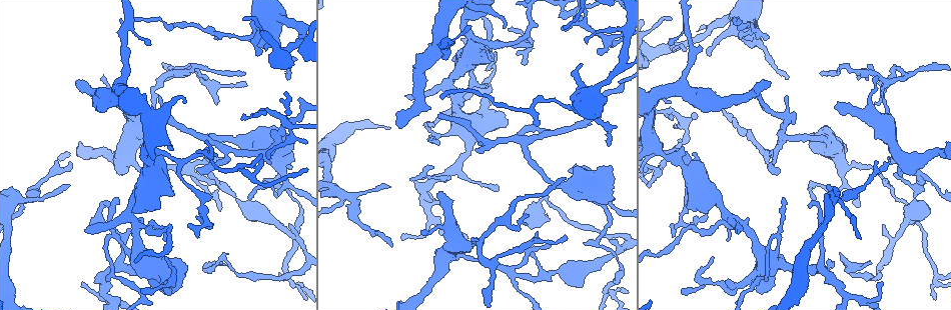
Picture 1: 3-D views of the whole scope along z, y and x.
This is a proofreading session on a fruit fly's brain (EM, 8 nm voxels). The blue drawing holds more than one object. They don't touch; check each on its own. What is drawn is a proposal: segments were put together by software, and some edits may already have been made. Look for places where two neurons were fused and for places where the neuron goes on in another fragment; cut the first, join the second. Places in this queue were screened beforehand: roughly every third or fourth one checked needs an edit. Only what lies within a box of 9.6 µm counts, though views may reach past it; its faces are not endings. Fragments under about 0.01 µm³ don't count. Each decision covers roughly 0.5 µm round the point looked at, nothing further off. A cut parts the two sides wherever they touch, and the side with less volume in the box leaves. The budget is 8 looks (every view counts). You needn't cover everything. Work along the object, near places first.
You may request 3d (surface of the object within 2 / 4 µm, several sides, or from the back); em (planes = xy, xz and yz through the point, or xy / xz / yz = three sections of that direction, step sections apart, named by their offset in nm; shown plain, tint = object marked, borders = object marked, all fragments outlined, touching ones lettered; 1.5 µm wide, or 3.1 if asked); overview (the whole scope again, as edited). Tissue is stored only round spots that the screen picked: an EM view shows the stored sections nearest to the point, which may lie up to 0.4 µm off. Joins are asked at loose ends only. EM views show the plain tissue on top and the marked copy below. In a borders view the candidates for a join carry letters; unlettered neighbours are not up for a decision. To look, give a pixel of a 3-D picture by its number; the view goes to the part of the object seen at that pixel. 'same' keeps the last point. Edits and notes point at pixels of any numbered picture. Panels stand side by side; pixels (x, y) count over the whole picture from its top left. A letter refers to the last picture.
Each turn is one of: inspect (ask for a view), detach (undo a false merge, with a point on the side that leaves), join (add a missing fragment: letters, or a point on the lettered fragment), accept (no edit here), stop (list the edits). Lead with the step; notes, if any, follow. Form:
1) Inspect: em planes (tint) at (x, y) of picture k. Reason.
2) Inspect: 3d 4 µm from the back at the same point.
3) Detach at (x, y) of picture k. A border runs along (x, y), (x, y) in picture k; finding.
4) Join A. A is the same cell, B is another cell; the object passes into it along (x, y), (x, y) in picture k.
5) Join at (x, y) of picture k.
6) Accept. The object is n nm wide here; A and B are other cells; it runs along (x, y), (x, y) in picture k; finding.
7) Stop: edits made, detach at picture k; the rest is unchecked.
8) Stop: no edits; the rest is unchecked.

Inspect: 3d 2 µm at (743, 33) of picture 1. A narrow waist.

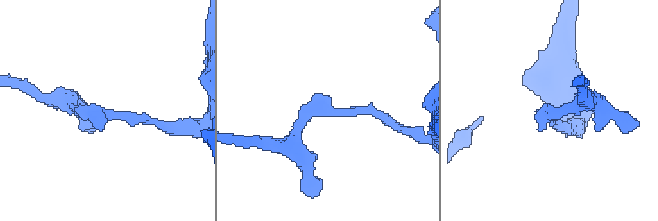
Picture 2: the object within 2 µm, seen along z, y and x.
Inspect: em planes (tint) at (345, 114) of picture 2. The arms are 160, 200 nm wide; need the tissue.

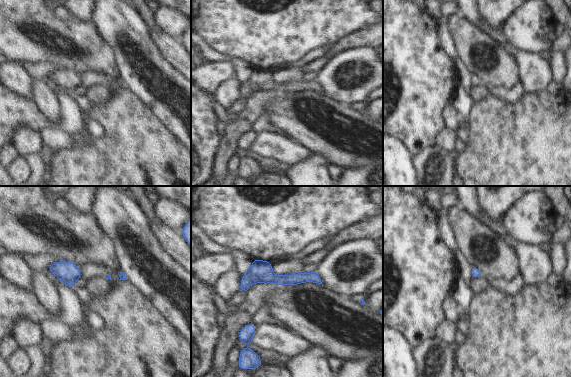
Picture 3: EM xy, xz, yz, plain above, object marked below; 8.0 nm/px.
Inspect: em planes (borders) at the same point.

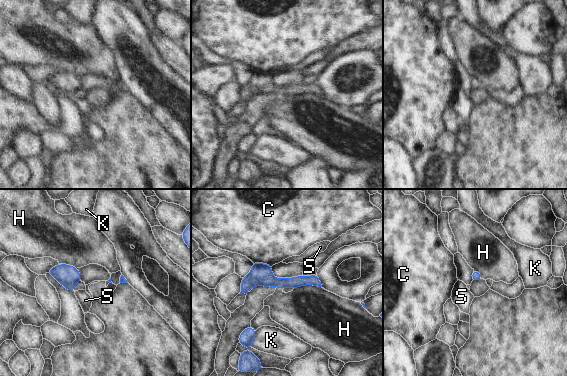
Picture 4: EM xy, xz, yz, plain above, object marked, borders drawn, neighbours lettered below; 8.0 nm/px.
Accept. C, H, K and S are other cells; it runs along (317, 282), (253, 280), (243, 290) in picture 4; all the same neuron.

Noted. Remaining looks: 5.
Inspect: 3d 2 µm at (837, 102) of picture 1. Branch stops here.

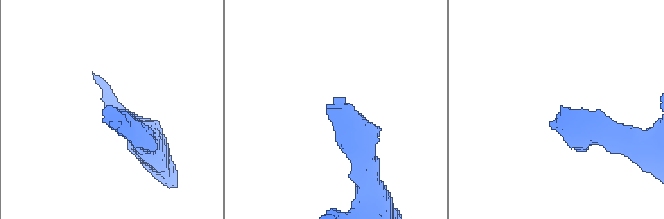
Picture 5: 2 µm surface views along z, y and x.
Inspect: em yz step 4 (tint) at (566, 108) of picture 5.

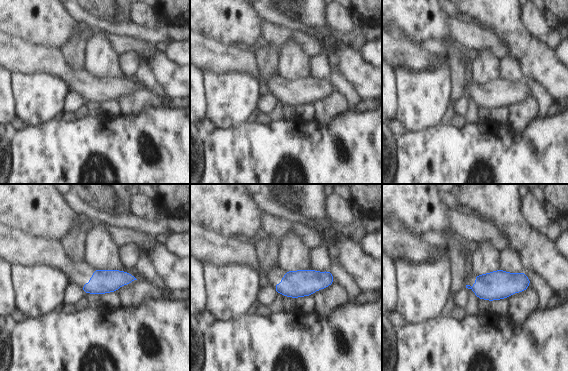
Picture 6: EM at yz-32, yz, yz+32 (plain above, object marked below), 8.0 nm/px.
Inspect: em planes (borders) at the same point.

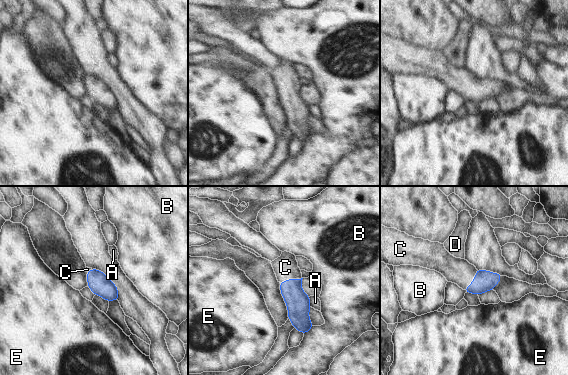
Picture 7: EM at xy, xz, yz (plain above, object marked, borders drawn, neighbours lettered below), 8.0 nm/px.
Join C. The object is 160 nm wide here; C is the same cell, A, B, D and E are other cells; the object passes into it along (484, 281), (472, 281), (456, 270) in picture 7; it goes on there.

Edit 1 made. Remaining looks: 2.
Inspect: overview.

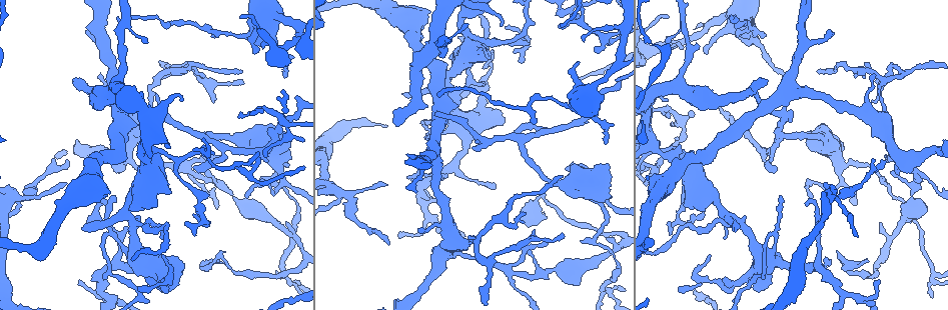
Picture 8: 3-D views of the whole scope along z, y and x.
Inspect: em planes (borders) at (568, 170) of picture 8. Free end.

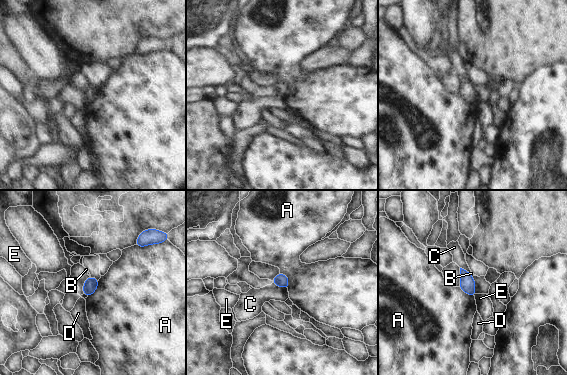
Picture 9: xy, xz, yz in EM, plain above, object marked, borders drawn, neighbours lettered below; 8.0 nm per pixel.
Accept. The object is 110 nm wide here; A, B, C, D and E are other cells; no lettered fragment goes on from it.

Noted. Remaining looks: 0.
Stop: edits made, join at picture 7; the rest is unchecked.

